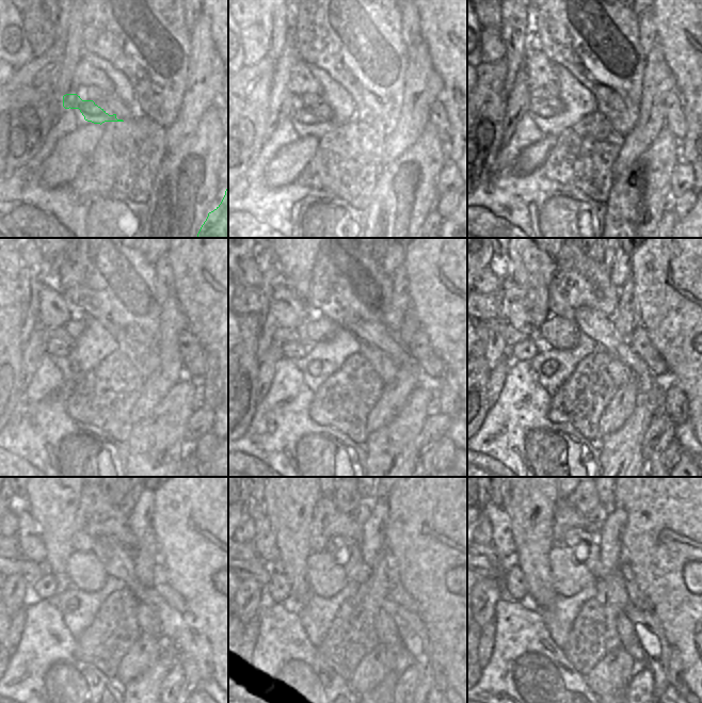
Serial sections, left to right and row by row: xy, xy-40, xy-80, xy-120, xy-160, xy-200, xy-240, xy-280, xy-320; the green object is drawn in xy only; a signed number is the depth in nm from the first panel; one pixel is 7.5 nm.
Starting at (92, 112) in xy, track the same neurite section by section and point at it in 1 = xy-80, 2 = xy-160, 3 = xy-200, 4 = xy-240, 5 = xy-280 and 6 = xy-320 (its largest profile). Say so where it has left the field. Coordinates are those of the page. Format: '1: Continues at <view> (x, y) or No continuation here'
1: Continues at xy-80 (542, 94)
2: Continues at xy-160 (280, 335)
3: Continues at xy-200 (511, 335)
4: Continues at xy-240 (29, 571)
5: Continues at xy-280 (261, 572)
6: Continues at xy-320 (489, 571)

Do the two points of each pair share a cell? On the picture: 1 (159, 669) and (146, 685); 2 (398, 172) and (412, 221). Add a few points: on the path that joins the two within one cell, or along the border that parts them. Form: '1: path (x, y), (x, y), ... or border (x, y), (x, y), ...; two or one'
1: path (156, 673), (149, 681); one
2: path (402, 184), (402, 209); one

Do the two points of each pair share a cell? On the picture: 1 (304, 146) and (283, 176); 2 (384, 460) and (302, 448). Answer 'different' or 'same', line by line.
1: same
2: different

